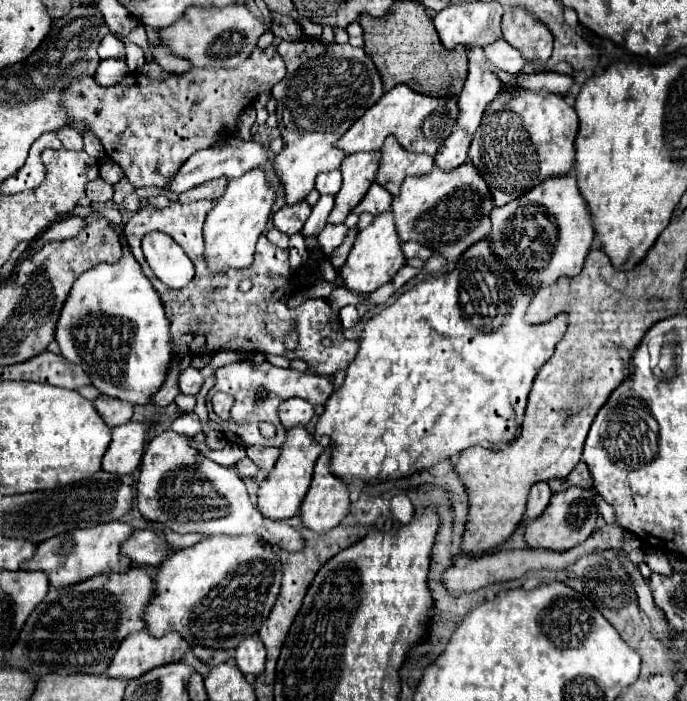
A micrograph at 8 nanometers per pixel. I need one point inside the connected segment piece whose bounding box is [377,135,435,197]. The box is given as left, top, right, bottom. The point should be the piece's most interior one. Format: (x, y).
(396, 163)

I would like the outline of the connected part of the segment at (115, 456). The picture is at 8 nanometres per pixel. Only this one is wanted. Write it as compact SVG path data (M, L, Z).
M129 421L113 429L111 445L103 457L103 469L111 473L131 473L139 467L147 433L153 427L153 421Z

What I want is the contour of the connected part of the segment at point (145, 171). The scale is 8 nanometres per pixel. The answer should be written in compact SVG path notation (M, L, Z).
M275 45L267 49L255 47L249 59L233 69L213 69L213 67L191 67L183 75L169 75L167 79L149 79L143 73L127 73L117 85L103 87L95 83L93 77L81 79L63 91L63 107L69 111L69 119L79 125L95 131L103 143L107 155L121 165L125 177L133 187L159 187L165 189L171 177L177 175L181 165L197 151L213 147L221 139L229 139L237 131L239 113L253 105L255 99L263 93L269 93L275 83L285 77L285 63L277 53Z

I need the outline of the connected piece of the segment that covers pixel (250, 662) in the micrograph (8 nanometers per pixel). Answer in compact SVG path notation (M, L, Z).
M251 637L251 639L245 639L243 643L239 643L239 647L235 649L235 663L247 679L253 679L259 673L263 673L265 645L261 643L261 639Z

